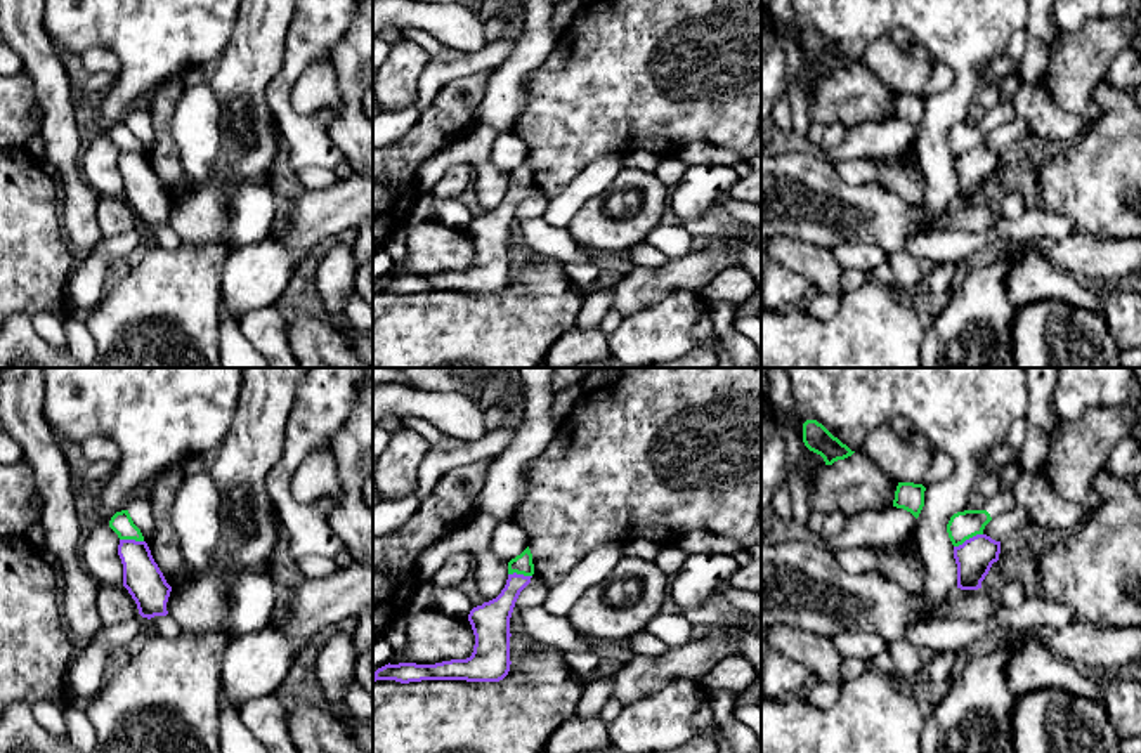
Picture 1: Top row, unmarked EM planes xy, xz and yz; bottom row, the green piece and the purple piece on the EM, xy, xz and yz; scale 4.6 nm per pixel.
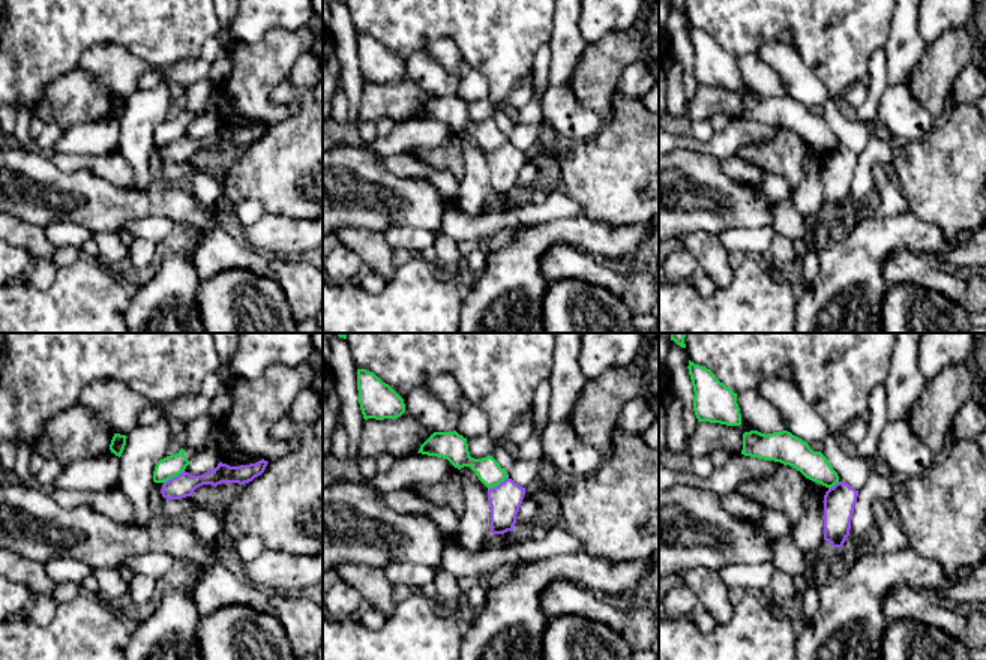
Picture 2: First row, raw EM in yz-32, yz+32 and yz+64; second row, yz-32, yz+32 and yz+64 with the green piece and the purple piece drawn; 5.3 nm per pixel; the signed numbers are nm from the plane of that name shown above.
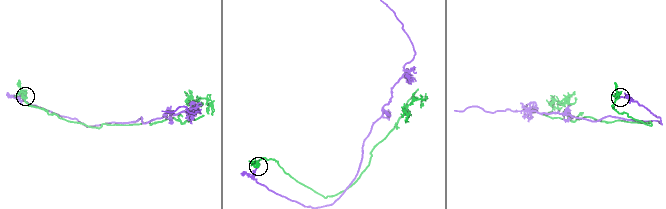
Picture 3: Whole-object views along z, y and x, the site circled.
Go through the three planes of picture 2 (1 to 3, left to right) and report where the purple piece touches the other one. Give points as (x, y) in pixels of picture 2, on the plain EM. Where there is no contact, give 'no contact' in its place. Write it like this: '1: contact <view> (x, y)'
1: contact yz-32 (173, 140)
2: contact yz+32 (497, 149)
3: contact yz+64 (833, 149)

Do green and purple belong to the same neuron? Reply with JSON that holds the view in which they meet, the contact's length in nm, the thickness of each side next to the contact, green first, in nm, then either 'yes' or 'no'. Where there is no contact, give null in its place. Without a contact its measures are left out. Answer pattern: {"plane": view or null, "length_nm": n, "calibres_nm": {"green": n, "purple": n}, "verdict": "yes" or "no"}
{"plane": "yz", "length_nm": 150, "calibres_nm": {"green": 130, "purple": 170}, "verdict": "no"}

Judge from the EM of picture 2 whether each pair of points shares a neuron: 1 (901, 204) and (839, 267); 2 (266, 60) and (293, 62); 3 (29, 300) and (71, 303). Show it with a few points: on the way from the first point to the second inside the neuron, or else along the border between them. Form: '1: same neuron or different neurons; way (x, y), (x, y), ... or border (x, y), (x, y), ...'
1: different neurons; border (910, 210), (866, 219)
2: same neuron; way (272, 60), (287, 60)
3: same neuron; way (39, 303), (60, 303)

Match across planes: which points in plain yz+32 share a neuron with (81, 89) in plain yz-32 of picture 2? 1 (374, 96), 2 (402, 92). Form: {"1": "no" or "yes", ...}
{"1": "yes", "2": "yes"}

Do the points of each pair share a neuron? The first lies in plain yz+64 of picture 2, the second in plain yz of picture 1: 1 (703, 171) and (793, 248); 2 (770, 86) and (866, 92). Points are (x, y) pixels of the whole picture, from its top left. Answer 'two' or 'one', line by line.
1: two
2: two

